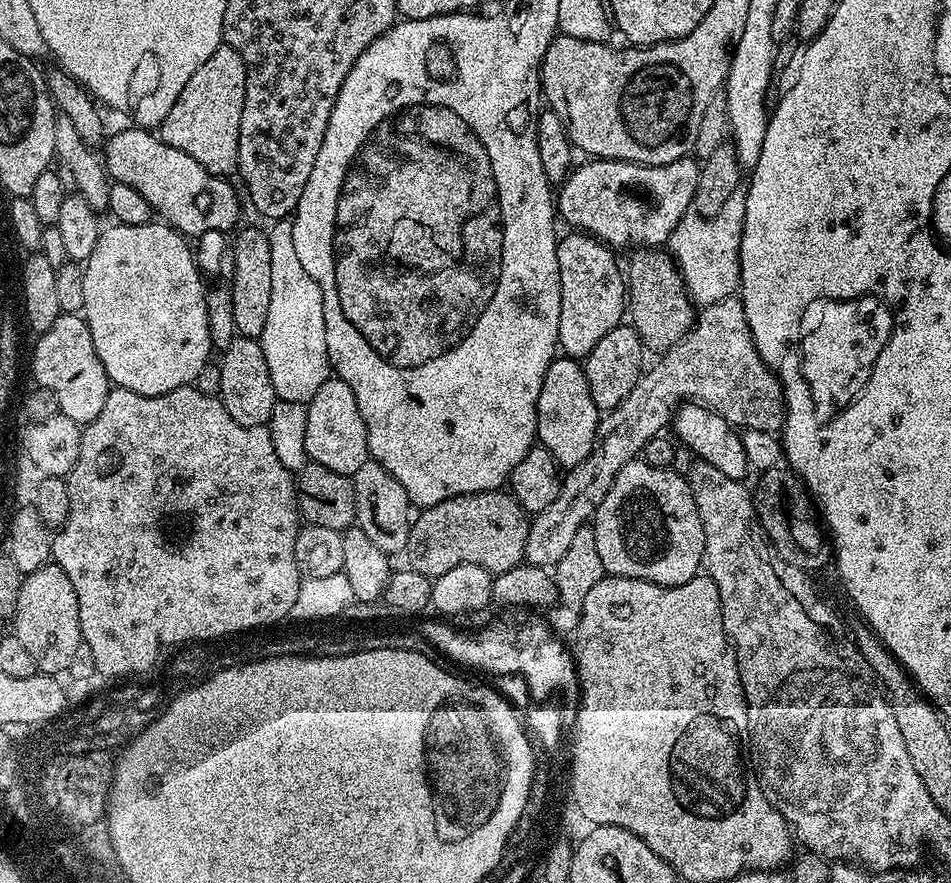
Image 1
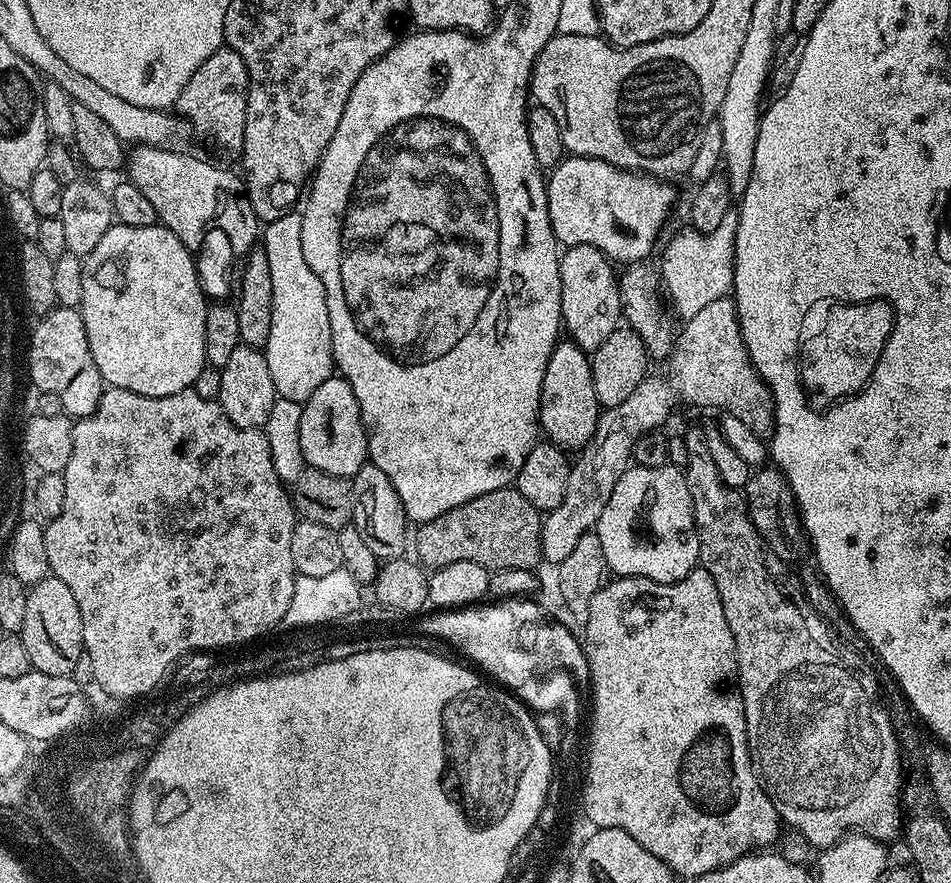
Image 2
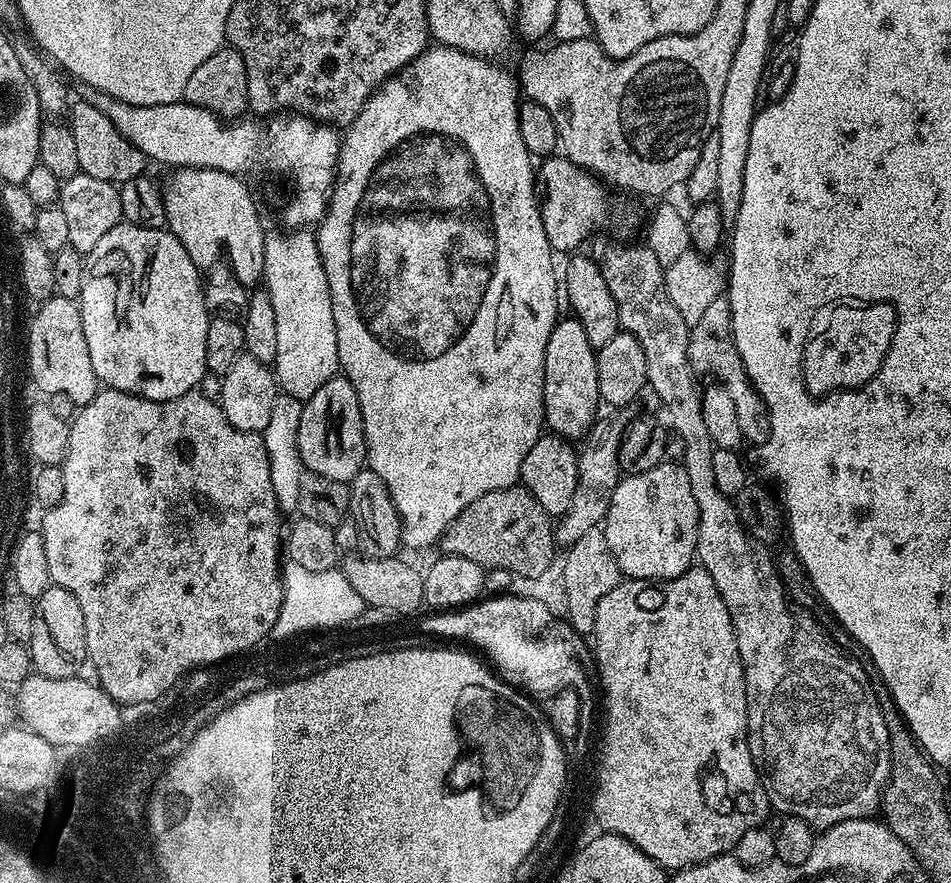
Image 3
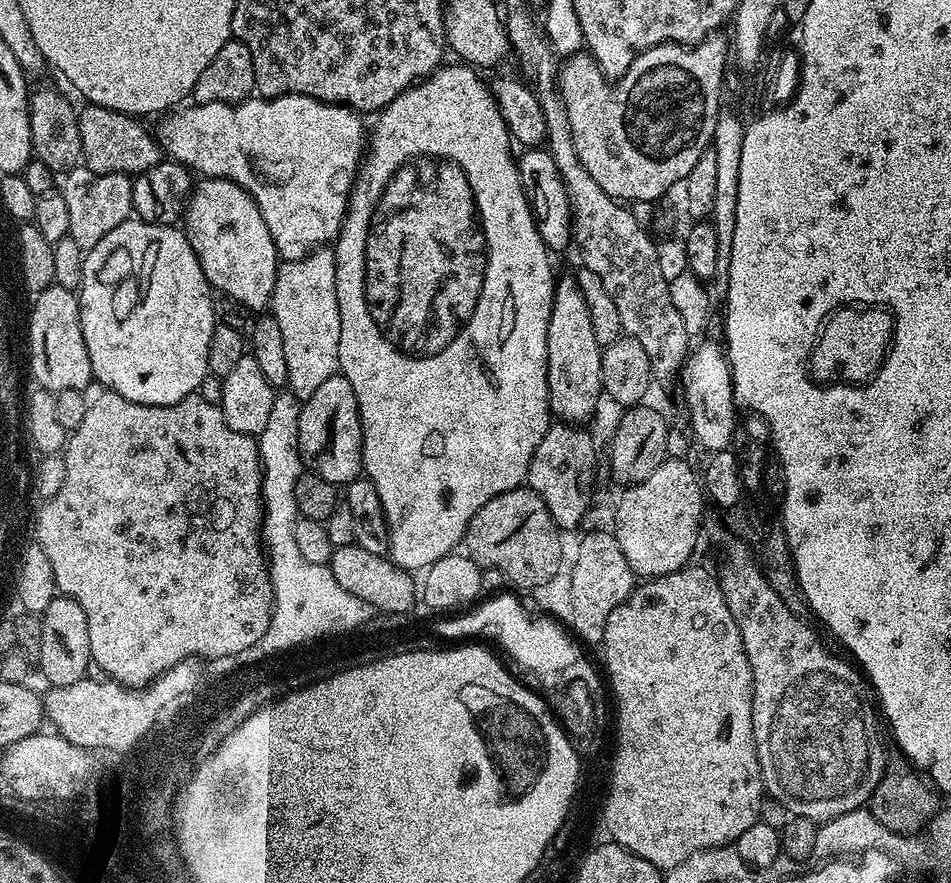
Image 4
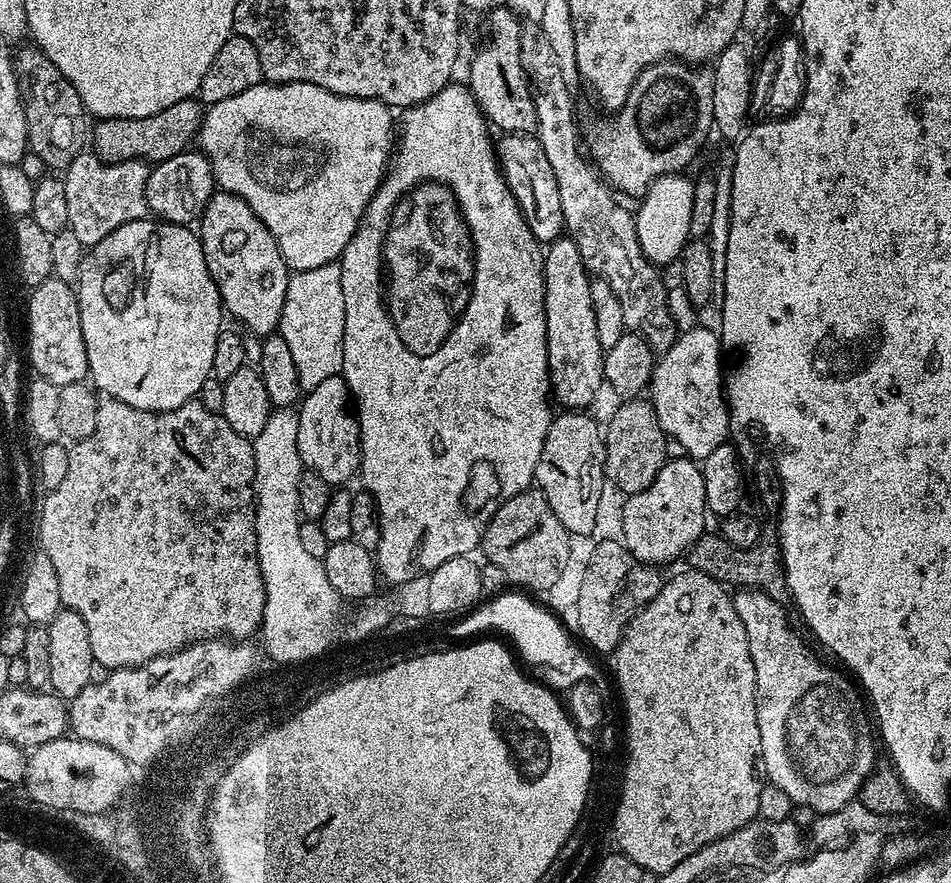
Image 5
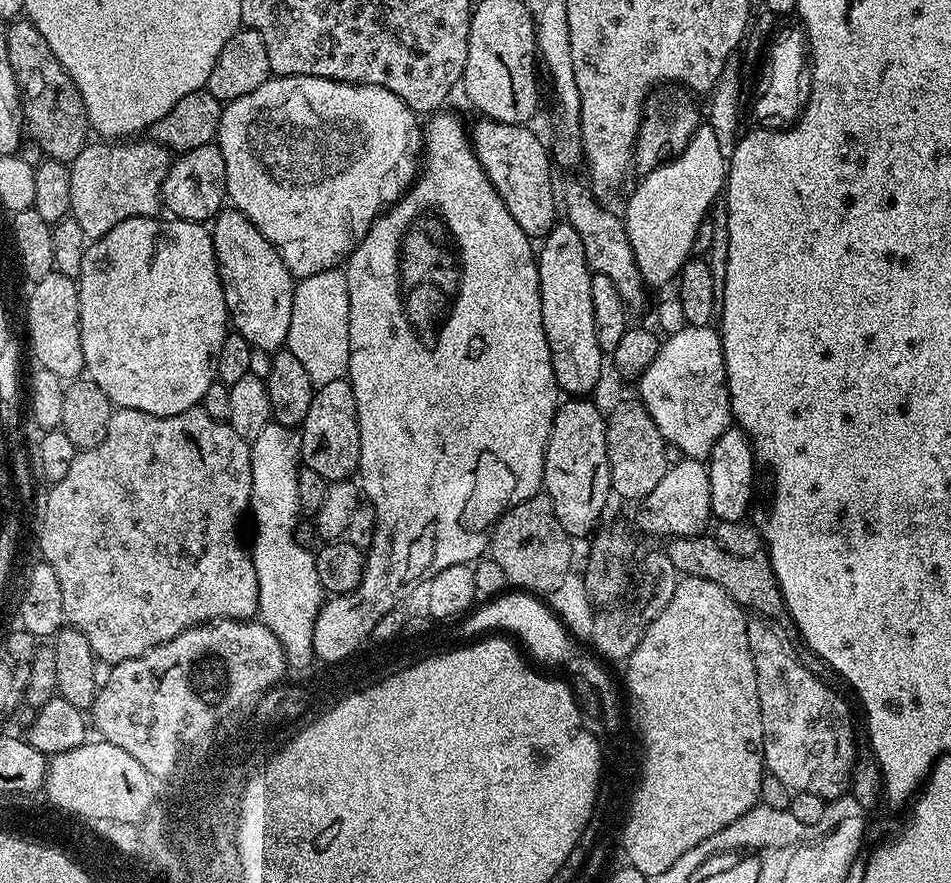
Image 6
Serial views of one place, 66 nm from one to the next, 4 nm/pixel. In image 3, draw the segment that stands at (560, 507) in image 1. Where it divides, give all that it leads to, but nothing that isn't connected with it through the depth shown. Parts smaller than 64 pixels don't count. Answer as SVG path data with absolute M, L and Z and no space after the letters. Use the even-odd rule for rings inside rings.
M721 298L710 302L706 306L702 318L697 324L691 325L688 334L688 362L693 373L709 372L721 385L724 385L737 410L738 425L741 426L741 434L748 444L762 446L770 438L770 414L768 408L749 382L746 370L742 366L742 358L736 349L736 343L732 337L732 315L727 299ZM623 419L616 424L600 424L596 429L596 435L588 434L592 443L583 441L578 455L578 486L574 490L574 502L570 502L570 510L559 517L554 531L556 539L561 545L570 546L586 534L586 530L600 528L604 522L604 515L608 513L610 498L622 478L620 470L620 443L624 437L626 427Z

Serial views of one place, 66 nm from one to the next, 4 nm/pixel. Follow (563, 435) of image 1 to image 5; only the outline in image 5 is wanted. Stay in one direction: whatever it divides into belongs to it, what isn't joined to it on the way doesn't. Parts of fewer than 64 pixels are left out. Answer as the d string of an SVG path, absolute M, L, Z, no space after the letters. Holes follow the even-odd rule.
M561 234L557 240L553 240L544 252L544 313L551 395L557 405L561 404L561 409L587 409L605 381L603 362L606 350L598 342L588 267L578 254L578 246L567 234Z

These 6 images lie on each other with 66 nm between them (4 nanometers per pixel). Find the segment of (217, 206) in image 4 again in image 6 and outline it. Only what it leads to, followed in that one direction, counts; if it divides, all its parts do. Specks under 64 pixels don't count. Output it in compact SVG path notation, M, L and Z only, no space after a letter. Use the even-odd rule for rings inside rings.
M221 211L220 215L211 221L210 231L231 327L242 338L246 338L246 342L251 344L257 353L271 354L281 351L288 342L290 310L294 310L294 277L291 270L282 262L276 247L261 234L258 226L254 226L254 222L250 222L250 218L246 218L241 212Z

